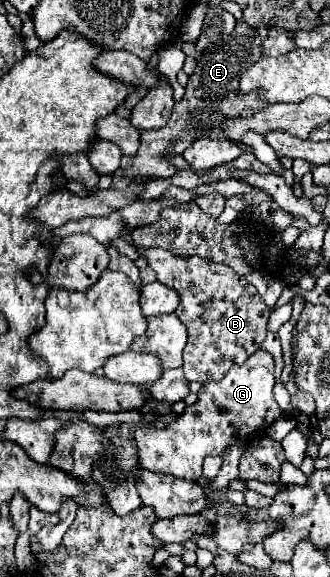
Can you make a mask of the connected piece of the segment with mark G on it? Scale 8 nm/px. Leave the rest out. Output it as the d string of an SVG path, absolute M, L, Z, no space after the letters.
M257 350L241 366L229 368L219 382L205 382L197 394L197 402L187 406L167 428L157 428L155 424L139 426L133 432L139 448L139 466L157 474L199 480L205 456L219 456L237 438L249 440L255 432L263 432L271 422L281 418L281 410L273 400L273 372L273 356L265 350Z

